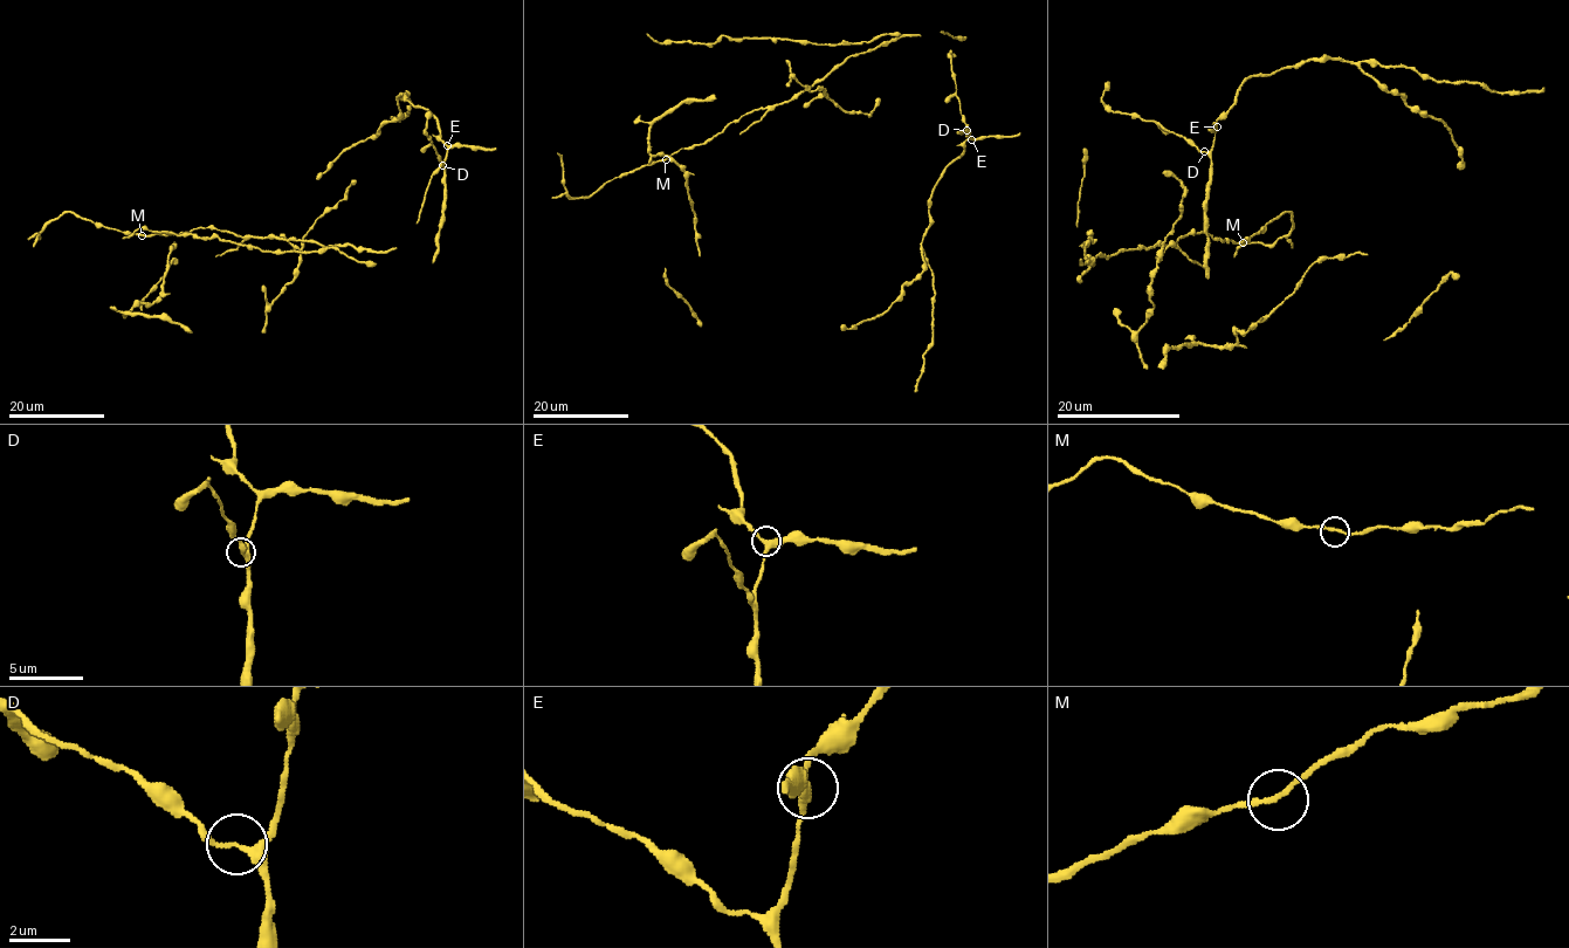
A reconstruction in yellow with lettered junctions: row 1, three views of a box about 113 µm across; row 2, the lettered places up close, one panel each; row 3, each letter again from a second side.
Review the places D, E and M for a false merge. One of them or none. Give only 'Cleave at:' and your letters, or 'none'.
Cleave at: none

